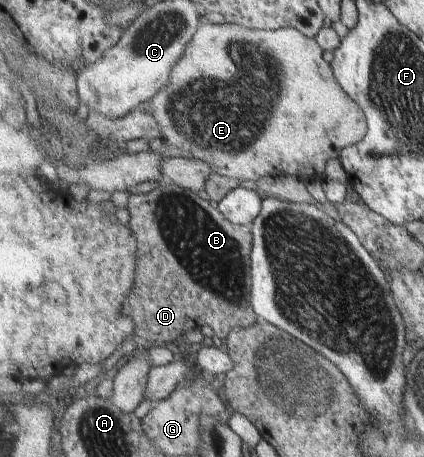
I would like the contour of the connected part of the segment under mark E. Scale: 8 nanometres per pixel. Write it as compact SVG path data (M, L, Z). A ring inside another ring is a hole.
M227 22L223 24L201 24L192 42L189 43L186 55L180 60L180 64L172 72L172 83L154 98L155 104L151 100L148 106L154 112L162 128L163 141L166 144L171 144L182 150L191 152L194 157L206 161L211 166L211 170L215 172L214 175L218 176L218 179L225 176L228 178L237 178L240 181L254 180L257 182L260 178L266 176L293 175L307 184L311 181L322 180L327 162L331 159L339 159L341 151L345 147L357 144L357 142L363 140L365 135L368 134L368 118L365 111L357 104L356 100L353 100L353 97L350 98L346 90L341 86L336 74L333 72L330 61L323 58L323 54L325 54L323 50L324 48L318 43L315 37L307 36L297 27L285 27L272 31L248 29L243 25L237 26L237 23ZM249 36L255 36L259 40L259 44L257 42L253 44L252 41L249 41ZM233 42L241 42L241 44L235 44L235 46L243 46L243 50L239 50L239 52L233 54L233 48L229 48L229 46L233 46Z

